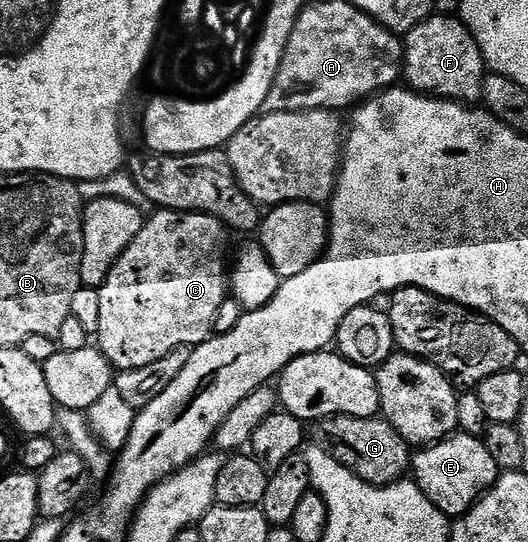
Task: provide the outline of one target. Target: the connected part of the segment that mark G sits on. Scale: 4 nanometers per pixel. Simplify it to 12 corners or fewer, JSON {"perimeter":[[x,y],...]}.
{"perimeter":[[381,417],[313,423],[360,480],[388,487],[411,467],[409,445]]}

